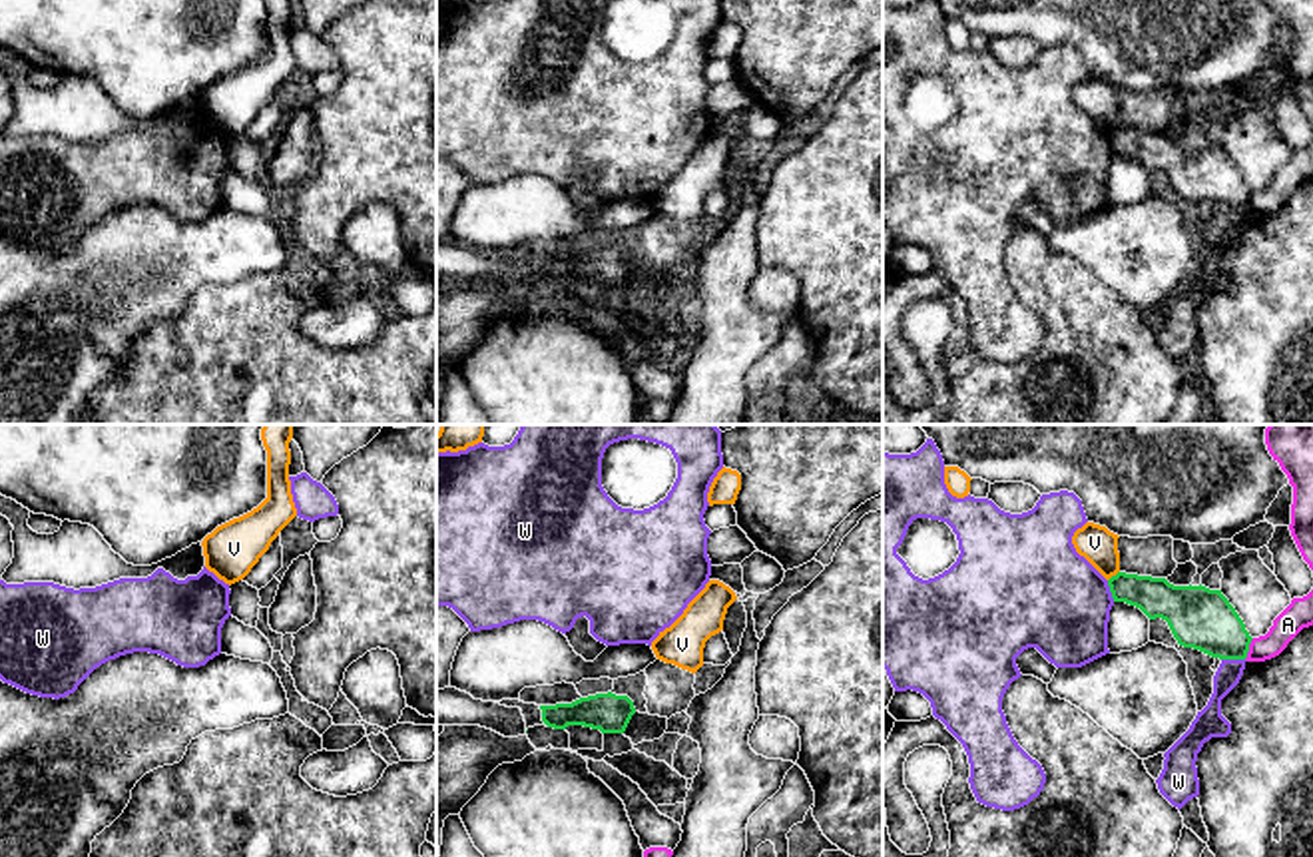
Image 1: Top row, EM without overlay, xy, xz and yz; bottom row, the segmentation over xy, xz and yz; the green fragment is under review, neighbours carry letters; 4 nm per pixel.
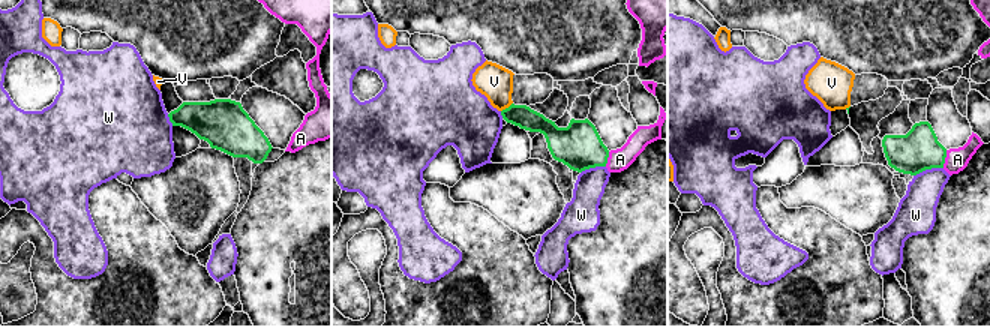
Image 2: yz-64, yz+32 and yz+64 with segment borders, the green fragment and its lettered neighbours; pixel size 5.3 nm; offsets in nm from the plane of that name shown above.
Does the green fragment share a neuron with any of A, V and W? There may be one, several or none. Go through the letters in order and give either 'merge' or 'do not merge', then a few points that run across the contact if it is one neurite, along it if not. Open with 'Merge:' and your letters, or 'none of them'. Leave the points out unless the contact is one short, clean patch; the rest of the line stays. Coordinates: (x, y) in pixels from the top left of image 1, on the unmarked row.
Merge: none of them
A: do not merge
V: do not merge; line yz (1118, 124), (1108, 134)
W: do not merge

